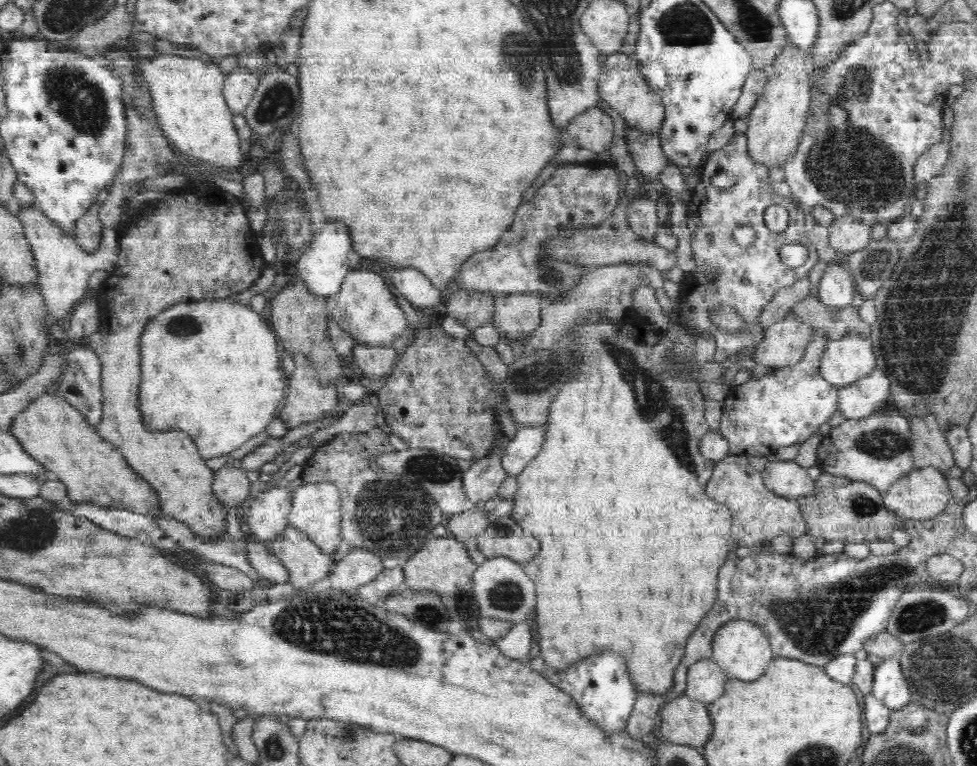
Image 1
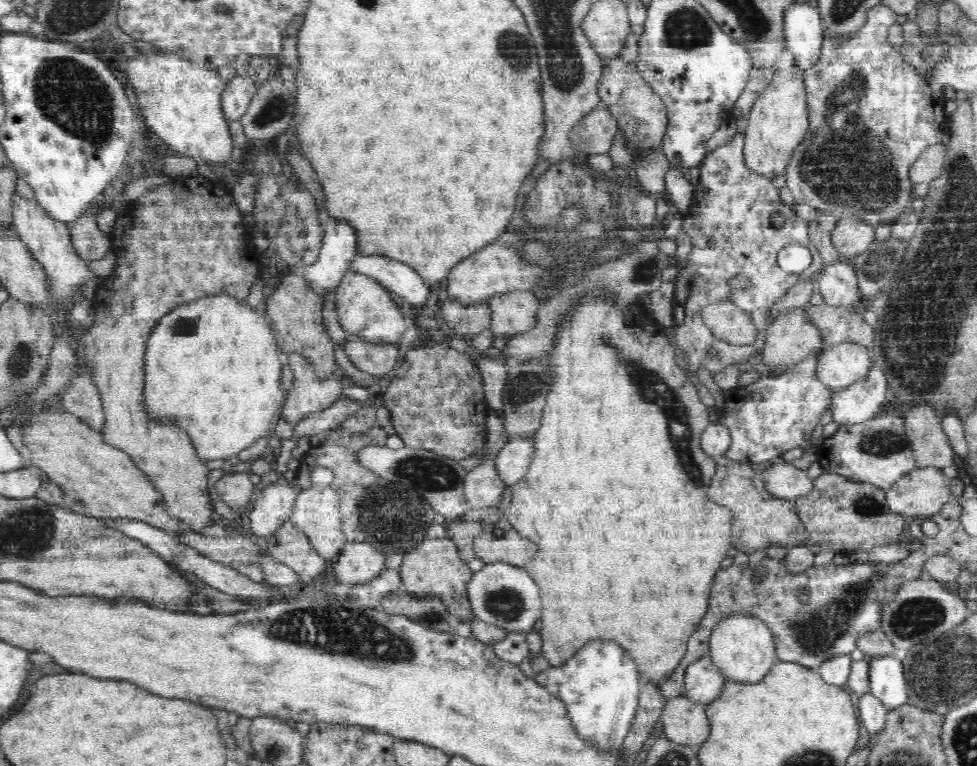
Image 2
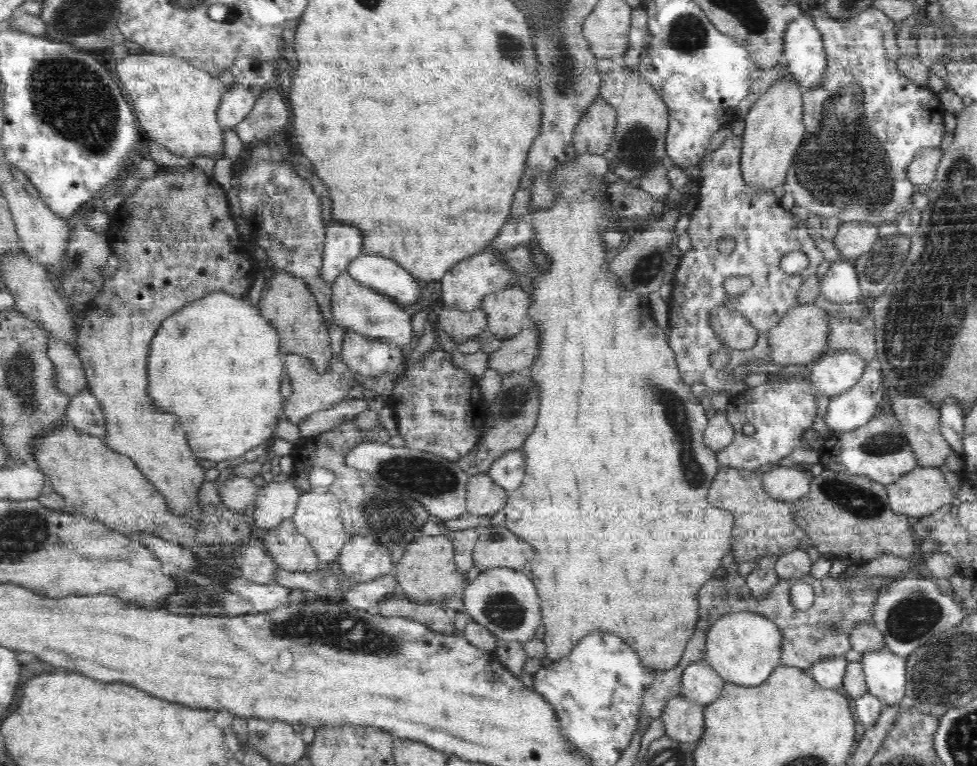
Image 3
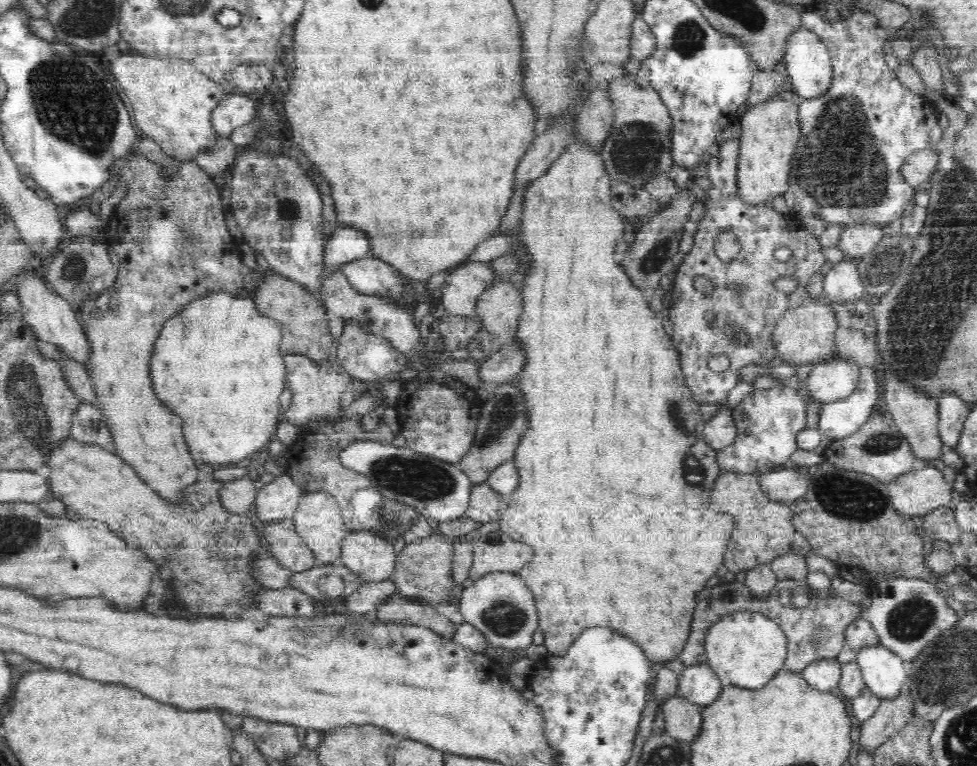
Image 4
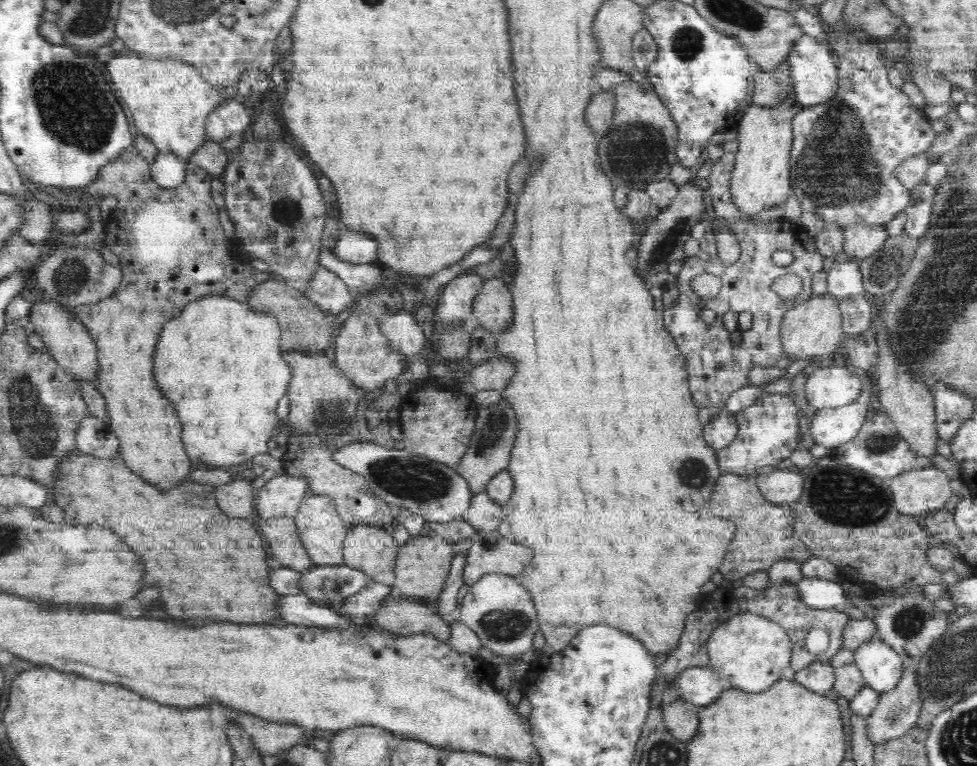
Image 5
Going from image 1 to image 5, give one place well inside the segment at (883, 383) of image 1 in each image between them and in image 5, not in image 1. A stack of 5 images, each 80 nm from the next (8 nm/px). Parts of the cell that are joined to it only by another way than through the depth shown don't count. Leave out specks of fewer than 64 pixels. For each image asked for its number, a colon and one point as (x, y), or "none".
2: (859, 402)
3: (854, 408)
4: (837, 420)
5: (830, 427)

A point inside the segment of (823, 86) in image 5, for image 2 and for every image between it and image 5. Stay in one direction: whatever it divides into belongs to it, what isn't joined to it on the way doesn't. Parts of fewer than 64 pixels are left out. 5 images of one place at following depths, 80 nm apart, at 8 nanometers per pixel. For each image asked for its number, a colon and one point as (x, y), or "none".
2: (802, 22)
3: (803, 45)
4: (808, 62)

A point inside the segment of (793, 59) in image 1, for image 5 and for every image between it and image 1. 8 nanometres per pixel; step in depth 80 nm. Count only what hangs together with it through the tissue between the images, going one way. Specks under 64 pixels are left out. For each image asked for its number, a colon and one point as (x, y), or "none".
2: (777, 123)
3: (774, 127)
4: (770, 130)
5: (760, 179)

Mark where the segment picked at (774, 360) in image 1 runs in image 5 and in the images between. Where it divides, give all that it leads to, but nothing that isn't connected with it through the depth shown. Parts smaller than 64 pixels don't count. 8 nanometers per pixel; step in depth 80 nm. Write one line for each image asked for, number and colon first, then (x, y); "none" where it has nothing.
2: (789, 339)
3: (801, 337)
4: (807, 333)
5: (811, 329)

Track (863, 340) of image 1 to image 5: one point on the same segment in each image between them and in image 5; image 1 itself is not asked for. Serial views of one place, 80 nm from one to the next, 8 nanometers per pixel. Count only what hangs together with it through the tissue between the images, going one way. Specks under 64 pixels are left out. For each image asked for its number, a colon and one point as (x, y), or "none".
2: (841, 365)
3: (834, 374)
4: (833, 381)
5: (828, 387)

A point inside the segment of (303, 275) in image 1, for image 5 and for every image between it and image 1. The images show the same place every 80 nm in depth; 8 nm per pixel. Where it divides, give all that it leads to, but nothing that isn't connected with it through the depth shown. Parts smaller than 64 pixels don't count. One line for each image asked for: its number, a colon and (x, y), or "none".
2: (338, 250)
3: (343, 244)
4: (347, 245)
5: (353, 248)

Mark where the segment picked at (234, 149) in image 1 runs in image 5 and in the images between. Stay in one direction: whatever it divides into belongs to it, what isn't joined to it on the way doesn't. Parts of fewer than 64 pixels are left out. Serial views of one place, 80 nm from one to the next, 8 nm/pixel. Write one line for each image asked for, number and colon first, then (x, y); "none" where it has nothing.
2: (181, 101)
3: (176, 104)
4: (173, 102)
5: (169, 100)

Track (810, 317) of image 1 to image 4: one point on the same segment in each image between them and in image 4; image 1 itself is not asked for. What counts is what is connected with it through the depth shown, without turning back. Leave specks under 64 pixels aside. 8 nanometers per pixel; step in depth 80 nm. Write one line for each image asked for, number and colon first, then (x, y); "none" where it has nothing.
2: (836, 324)
3: (842, 334)
4: (854, 344)

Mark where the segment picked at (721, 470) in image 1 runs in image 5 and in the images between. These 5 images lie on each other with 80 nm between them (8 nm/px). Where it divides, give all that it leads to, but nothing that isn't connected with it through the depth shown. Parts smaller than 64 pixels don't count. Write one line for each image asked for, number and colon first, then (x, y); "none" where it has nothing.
2: (760, 519)
3: (762, 525)
4: (763, 530)
5: (764, 534)

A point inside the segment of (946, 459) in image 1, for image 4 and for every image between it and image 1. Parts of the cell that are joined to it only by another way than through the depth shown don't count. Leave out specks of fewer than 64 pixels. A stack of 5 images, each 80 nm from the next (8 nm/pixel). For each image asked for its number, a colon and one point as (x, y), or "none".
2: (930, 445)
3: (920, 419)
4: (916, 415)

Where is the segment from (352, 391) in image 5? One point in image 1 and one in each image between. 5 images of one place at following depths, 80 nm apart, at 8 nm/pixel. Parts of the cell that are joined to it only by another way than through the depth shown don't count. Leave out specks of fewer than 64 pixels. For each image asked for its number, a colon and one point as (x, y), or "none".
1: (306, 400)
2: (309, 394)
3: (312, 391)
4: (318, 389)

